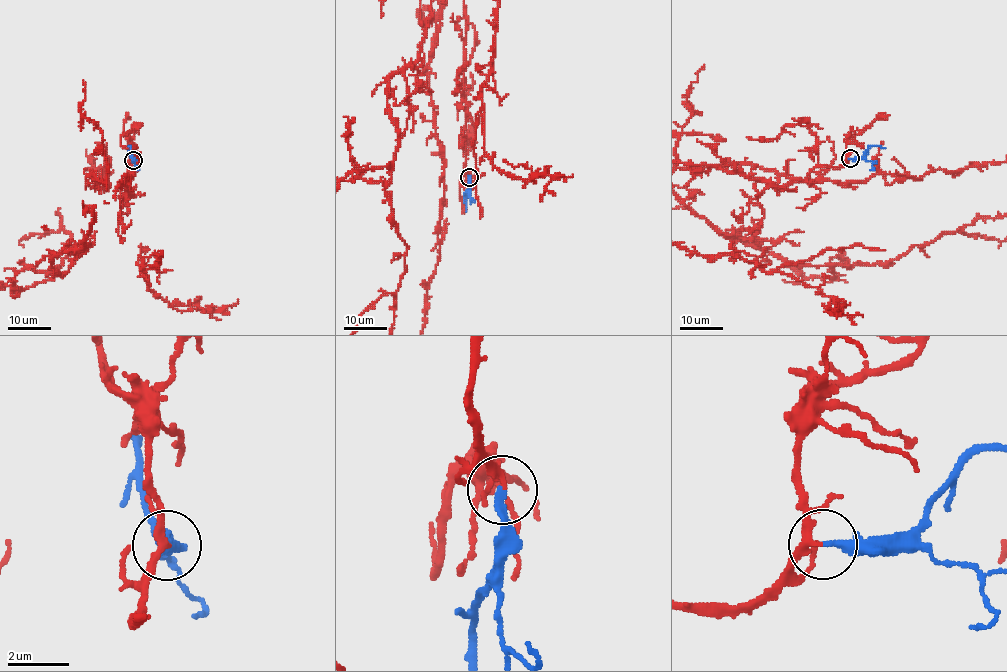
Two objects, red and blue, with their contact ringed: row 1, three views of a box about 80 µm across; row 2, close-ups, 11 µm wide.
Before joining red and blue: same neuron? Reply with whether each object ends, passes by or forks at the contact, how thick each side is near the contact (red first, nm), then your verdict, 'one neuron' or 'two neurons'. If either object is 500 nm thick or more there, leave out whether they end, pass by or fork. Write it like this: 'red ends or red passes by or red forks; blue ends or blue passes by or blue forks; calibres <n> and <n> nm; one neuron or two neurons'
red passes by; blue ends; calibres 200 and 240 nm; one neuron

